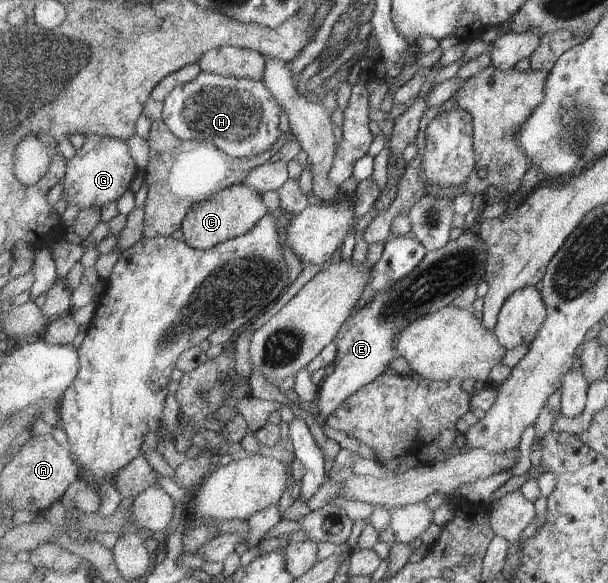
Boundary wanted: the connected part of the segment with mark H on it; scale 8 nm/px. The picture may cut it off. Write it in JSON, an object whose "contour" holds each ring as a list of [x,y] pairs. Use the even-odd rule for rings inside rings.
{"contour":[[[202,71],[196,80],[177,86],[163,103],[162,120],[178,138],[185,141],[212,143],[232,158],[264,154],[264,152],[272,150],[272,146],[284,134],[280,130],[280,116],[282,116],[283,108],[263,80],[225,77]]]}

